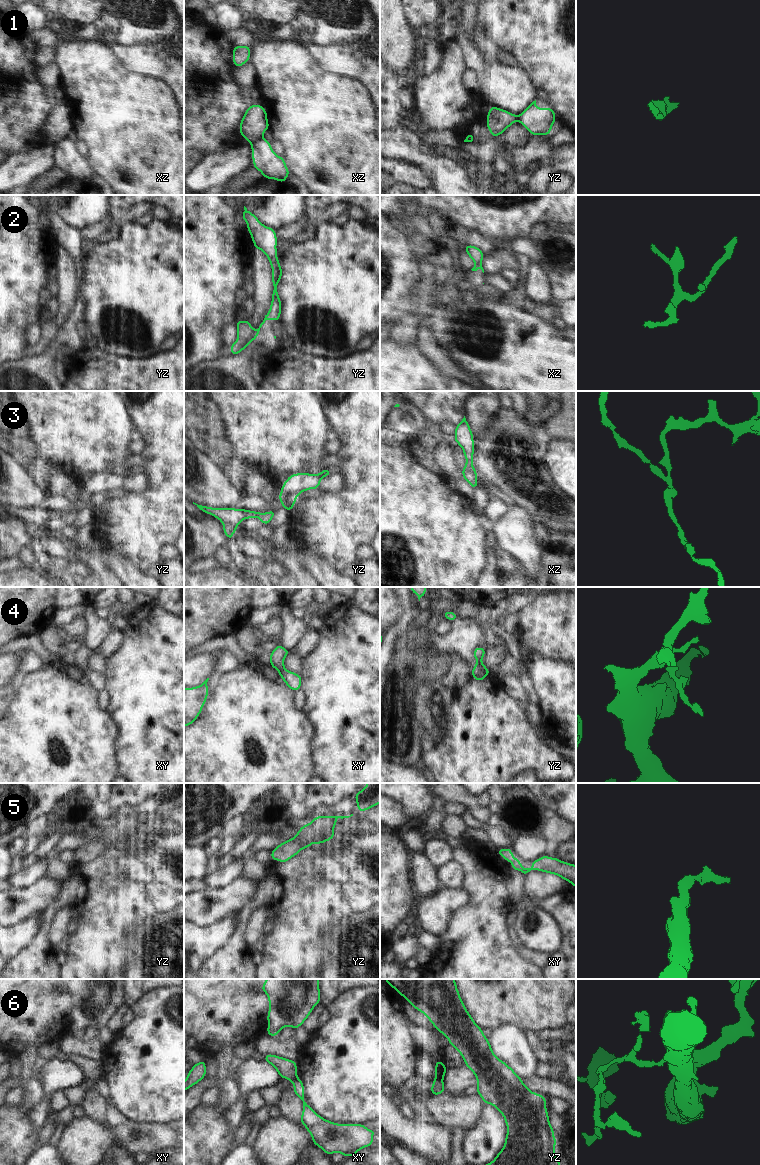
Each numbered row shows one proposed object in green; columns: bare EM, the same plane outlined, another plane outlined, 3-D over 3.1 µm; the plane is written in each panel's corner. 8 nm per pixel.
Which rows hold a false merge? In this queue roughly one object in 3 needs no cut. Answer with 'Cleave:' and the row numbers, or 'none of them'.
Cleave: 1, 2, 3, 4, 6

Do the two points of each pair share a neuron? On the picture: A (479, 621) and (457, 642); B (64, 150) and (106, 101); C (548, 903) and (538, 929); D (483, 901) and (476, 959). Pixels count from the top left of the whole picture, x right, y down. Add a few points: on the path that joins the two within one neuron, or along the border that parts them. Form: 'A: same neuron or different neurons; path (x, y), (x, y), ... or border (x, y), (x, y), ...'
A: same neuron; path (474, 626), (462, 638)
B: same neuron; path (84, 159), (87, 159), (106, 140), (106, 121)
C: different neurons; border (531, 903), (543, 909), (560, 930)
D: same neuron; path (483, 915), (476, 932), (476, 945)

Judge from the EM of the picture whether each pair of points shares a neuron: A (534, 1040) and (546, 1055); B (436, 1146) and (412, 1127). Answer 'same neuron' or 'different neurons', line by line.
A: same neuron
B: same neuron

